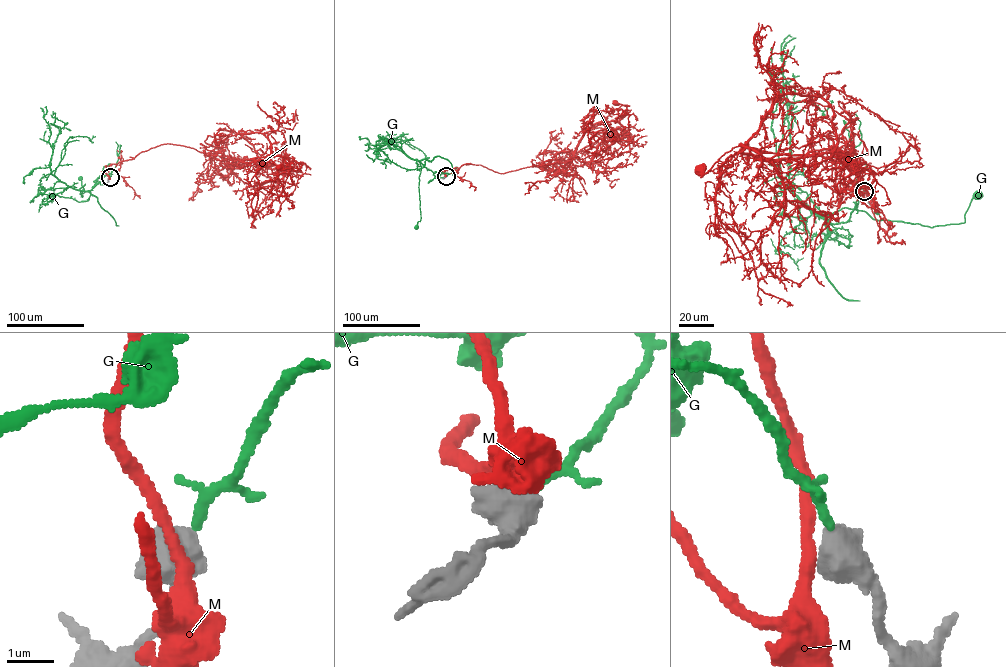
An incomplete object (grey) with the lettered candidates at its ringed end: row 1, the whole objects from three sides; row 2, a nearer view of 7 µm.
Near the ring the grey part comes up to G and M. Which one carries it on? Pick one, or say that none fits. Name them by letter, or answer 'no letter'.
G

